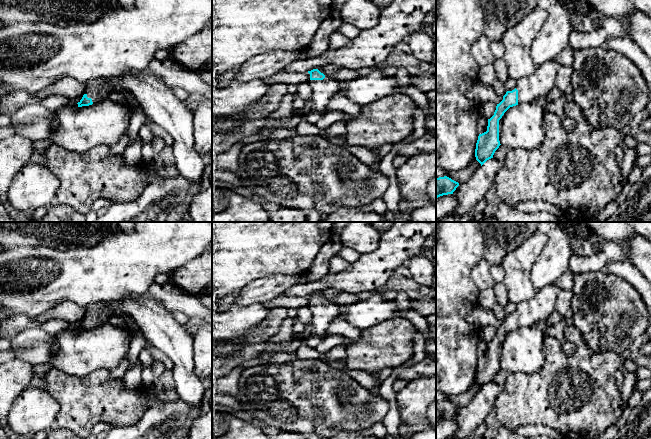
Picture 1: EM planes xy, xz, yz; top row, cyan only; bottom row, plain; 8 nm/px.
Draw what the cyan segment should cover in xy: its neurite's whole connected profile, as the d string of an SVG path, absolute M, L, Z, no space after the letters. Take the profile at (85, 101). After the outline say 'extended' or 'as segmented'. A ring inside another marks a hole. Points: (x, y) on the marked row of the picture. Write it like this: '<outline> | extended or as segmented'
M97 78L87 82L86 91L82 99L77 103L78 107L89 106L108 98L114 92L114 87L106 78Z | extended

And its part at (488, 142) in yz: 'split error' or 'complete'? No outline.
split error

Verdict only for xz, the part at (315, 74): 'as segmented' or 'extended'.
extended

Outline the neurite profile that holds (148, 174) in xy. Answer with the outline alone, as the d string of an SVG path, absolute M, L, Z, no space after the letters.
M146 166L141 170L141 177L146 184L149 184L157 177L157 172L150 166Z

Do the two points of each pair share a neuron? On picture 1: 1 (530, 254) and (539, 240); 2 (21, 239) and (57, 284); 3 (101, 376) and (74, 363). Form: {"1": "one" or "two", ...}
{"1": "one", "2": "two", "3": "two"}

